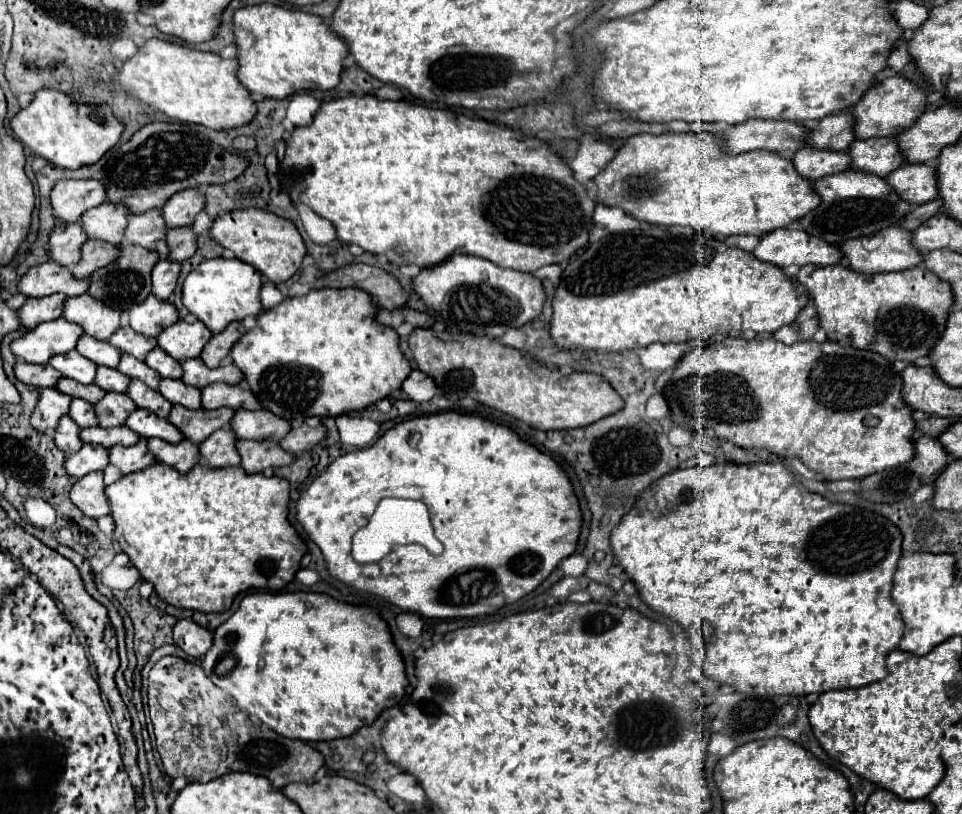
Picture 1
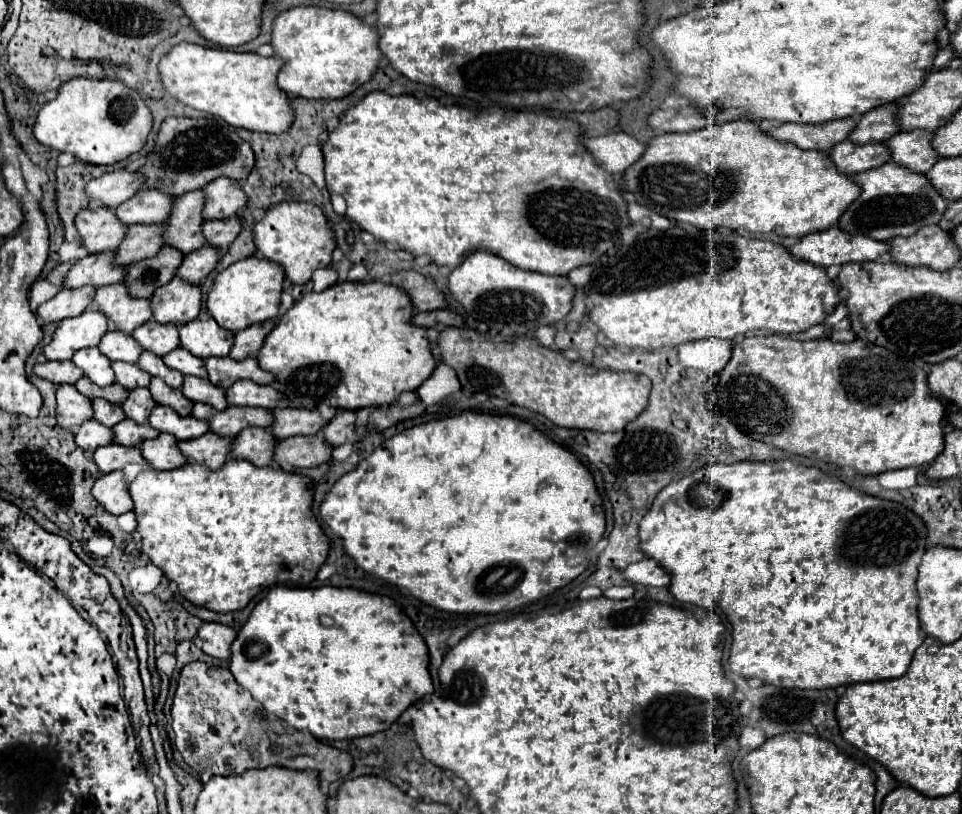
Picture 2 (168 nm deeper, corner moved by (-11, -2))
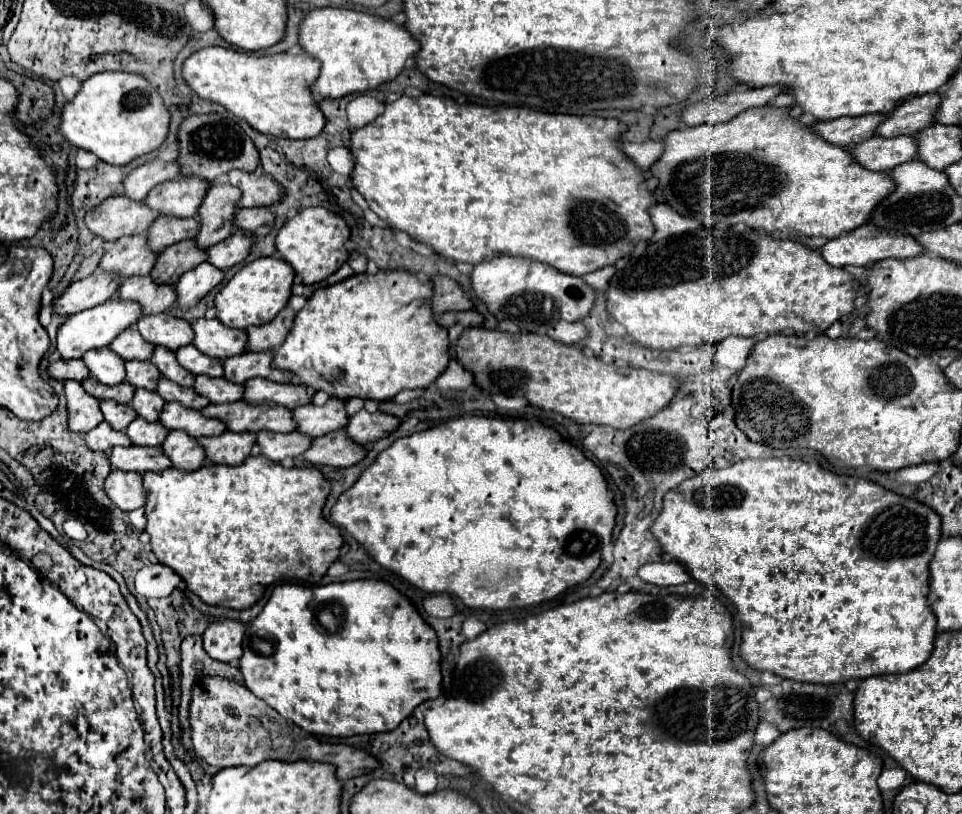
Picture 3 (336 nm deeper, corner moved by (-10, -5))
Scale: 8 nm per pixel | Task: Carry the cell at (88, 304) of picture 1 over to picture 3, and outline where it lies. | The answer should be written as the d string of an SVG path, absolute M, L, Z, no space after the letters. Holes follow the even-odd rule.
M145 275L145 277L125 279L119 289L119 297L141 303L143 315L153 315L173 307L177 301L177 291L175 285L155 283L151 275Z

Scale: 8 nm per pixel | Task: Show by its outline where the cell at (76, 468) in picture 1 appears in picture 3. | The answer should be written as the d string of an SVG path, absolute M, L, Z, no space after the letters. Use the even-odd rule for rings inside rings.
M141 445L115 447L109 453L109 461L113 469L137 471L137 473L163 471L171 467L171 461L163 453L163 447L141 447Z

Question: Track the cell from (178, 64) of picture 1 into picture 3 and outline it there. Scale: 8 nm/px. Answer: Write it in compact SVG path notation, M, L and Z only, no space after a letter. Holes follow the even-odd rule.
M205 47L185 61L183 79L201 99L223 105L259 133L305 139L319 135L325 127L325 117L311 93L319 67L321 63L305 53L255 55L225 47Z

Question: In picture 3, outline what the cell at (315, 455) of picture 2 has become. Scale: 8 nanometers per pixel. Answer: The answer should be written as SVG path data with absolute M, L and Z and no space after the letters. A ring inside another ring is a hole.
M337 429L317 437L311 449L305 453L305 459L313 465L333 465L333 467L351 467L365 457L365 447L355 443L345 429Z

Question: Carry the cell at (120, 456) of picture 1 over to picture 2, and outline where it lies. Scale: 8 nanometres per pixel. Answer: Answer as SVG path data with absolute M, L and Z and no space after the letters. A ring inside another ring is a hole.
M160 434L154 440L144 440L138 448L144 460L154 470L174 470L186 462L180 450L176 448L176 438L168 434Z

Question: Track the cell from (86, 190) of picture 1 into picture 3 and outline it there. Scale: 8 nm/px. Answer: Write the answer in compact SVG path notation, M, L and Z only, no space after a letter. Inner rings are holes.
M155 159L133 169L127 175L127 179L123 181L123 193L135 201L143 201L155 185L175 179L179 175L181 175L181 165L177 161L165 163L161 159Z

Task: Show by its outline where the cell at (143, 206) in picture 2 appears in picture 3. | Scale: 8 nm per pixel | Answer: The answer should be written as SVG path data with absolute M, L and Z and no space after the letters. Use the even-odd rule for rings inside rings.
M179 175L177 179L165 181L157 185L145 199L149 207L159 211L161 215L175 215L175 217L193 217L197 215L203 197L209 191L209 183L195 175Z

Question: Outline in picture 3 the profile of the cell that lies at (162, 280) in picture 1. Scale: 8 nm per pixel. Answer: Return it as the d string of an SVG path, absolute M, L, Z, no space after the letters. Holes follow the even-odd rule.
M235 229L229 239L207 249L207 255L209 255L207 261L211 261L215 267L225 271L225 269L245 261L247 255L251 253L251 247L253 247L253 235L249 235L247 231Z

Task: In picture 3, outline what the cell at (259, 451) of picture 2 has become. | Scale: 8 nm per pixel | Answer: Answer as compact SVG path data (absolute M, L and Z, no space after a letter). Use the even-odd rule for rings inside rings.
M259 431L257 433L257 447L261 449L261 455L265 455L271 461L283 461L285 457L299 457L307 447L311 447L313 437L303 435L299 431L295 433L271 433L271 431Z

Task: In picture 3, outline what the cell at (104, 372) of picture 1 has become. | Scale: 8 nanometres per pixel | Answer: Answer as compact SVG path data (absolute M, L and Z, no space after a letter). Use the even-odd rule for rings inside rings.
M127 361L125 367L127 367L127 377L125 377L127 383L131 383L133 387L155 391L161 373L151 361Z

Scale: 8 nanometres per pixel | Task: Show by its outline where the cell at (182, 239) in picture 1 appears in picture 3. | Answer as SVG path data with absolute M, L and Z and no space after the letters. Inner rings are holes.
M255 207L255 209L239 209L235 221L235 227L255 233L259 239L265 237L273 225L275 225L275 213L269 207Z

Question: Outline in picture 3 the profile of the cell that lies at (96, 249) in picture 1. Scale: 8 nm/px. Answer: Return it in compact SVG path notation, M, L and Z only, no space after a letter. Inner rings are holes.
M161 215L147 231L149 245L155 251L163 251L183 239L193 239L199 233L199 217L173 217Z

